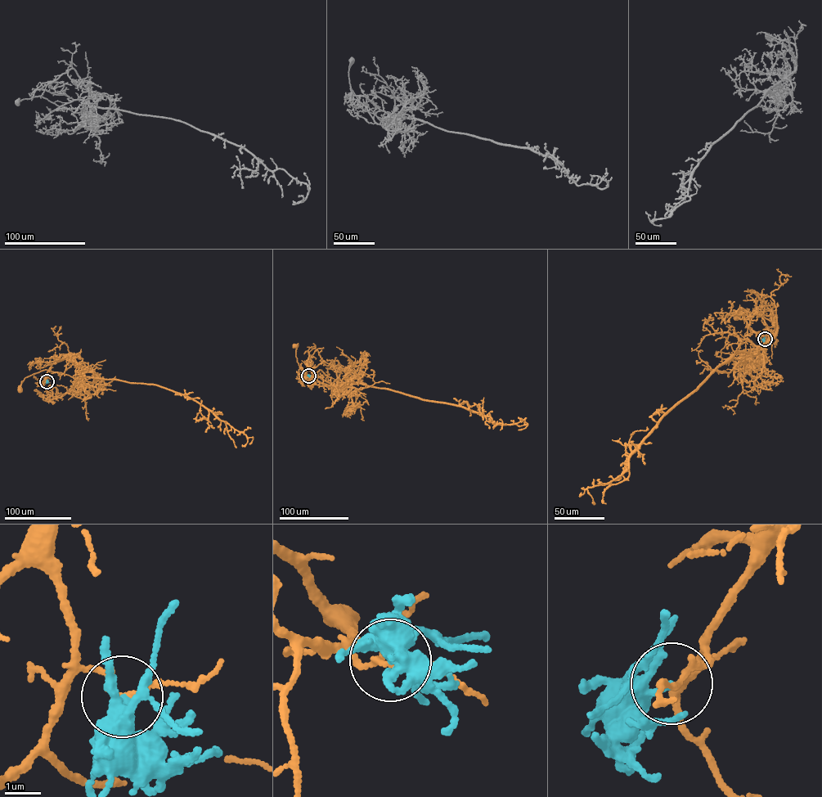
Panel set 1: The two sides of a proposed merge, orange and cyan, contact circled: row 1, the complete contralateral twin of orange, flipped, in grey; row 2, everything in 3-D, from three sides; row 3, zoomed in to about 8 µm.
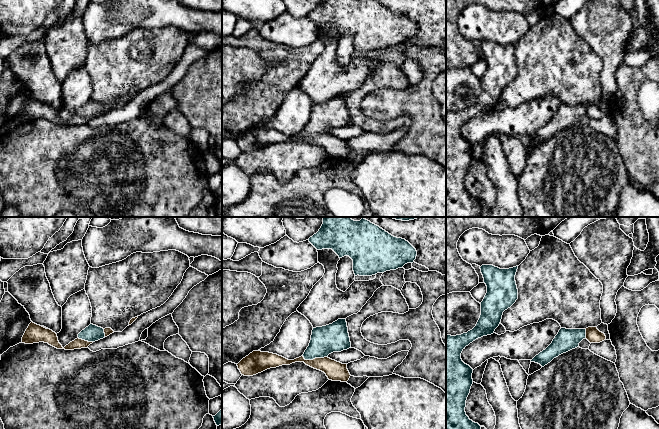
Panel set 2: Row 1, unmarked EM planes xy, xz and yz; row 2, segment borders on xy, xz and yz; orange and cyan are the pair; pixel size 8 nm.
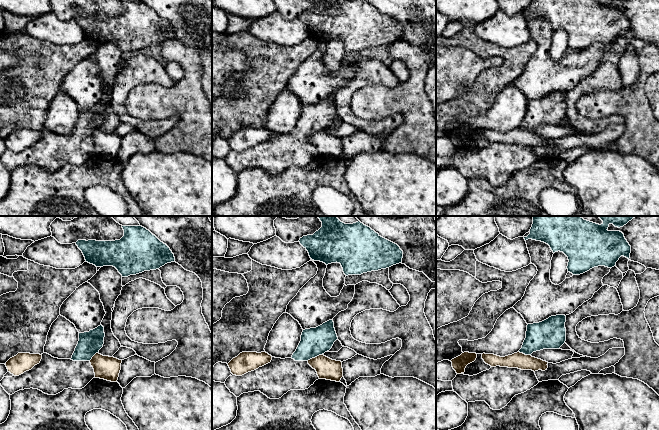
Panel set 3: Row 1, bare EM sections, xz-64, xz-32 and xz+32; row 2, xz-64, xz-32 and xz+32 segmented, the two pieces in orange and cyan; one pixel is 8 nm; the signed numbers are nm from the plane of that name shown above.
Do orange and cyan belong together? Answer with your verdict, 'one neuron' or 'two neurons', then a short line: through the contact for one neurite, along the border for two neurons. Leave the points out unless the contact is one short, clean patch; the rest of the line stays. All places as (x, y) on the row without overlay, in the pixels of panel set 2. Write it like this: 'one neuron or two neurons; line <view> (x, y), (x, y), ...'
two neurons; line xz (302, 131), (305, 135), (323, 134), (326, 132)

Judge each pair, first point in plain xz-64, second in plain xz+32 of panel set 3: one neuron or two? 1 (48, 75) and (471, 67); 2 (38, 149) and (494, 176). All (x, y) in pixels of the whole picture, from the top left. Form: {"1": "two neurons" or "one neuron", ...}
{"1": "two neurons", "2": "one neuron"}

